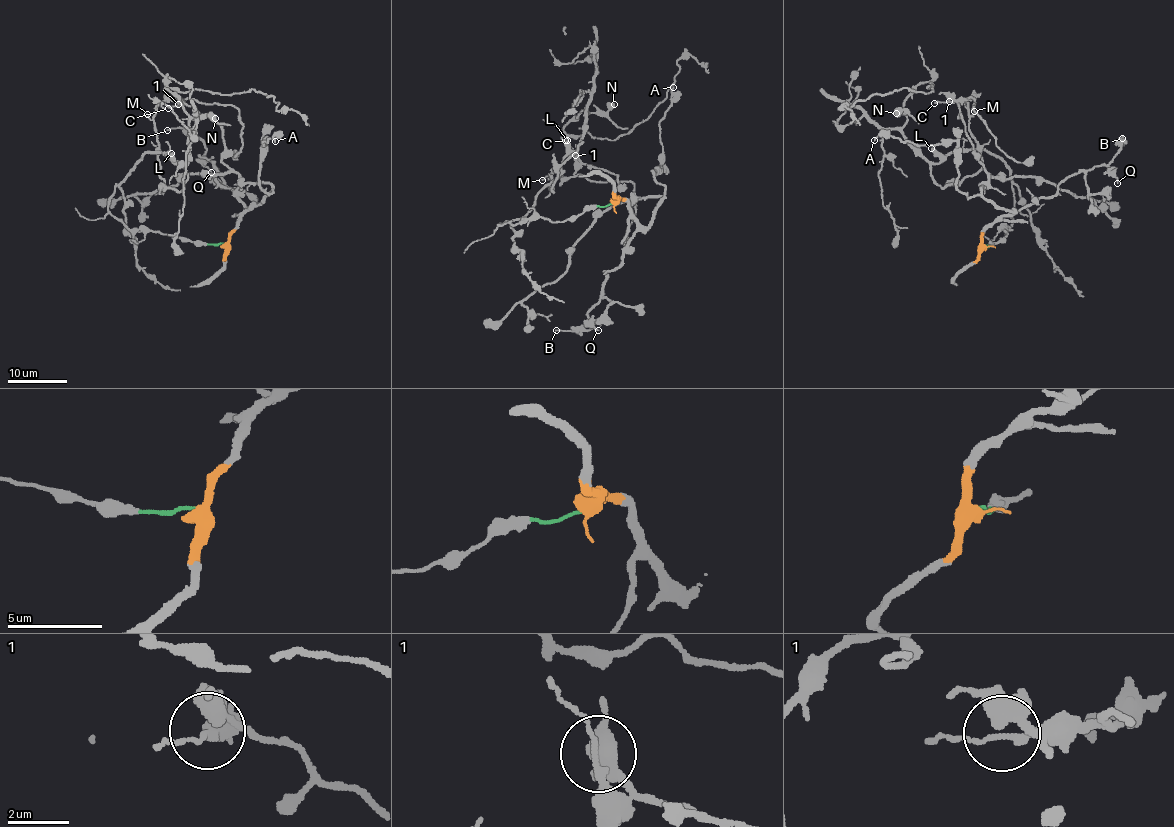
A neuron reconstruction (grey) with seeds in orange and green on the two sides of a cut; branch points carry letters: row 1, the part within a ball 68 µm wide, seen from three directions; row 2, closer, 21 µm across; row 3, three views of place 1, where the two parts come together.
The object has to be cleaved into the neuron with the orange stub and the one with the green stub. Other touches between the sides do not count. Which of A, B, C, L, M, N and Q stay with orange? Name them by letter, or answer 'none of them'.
A, B, Q

